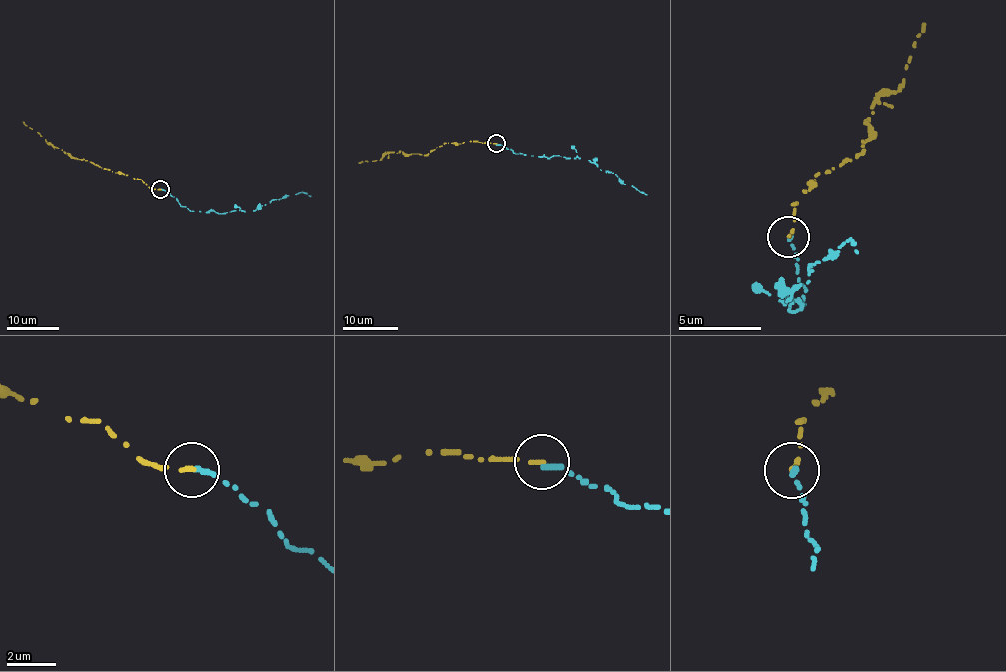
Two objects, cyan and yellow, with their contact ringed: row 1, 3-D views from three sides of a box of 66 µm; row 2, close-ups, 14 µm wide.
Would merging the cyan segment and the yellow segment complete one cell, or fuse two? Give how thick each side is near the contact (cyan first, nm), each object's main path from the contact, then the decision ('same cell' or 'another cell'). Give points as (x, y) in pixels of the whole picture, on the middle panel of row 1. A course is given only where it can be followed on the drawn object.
calibres 280 and 150 nm; course cyan (496, 144), (523, 155), (578, 156), (647, 194); course yellow (496, 143), (478, 140), (444, 143), (426, 154), (387, 152), (380, 160), (359, 163); same cell

